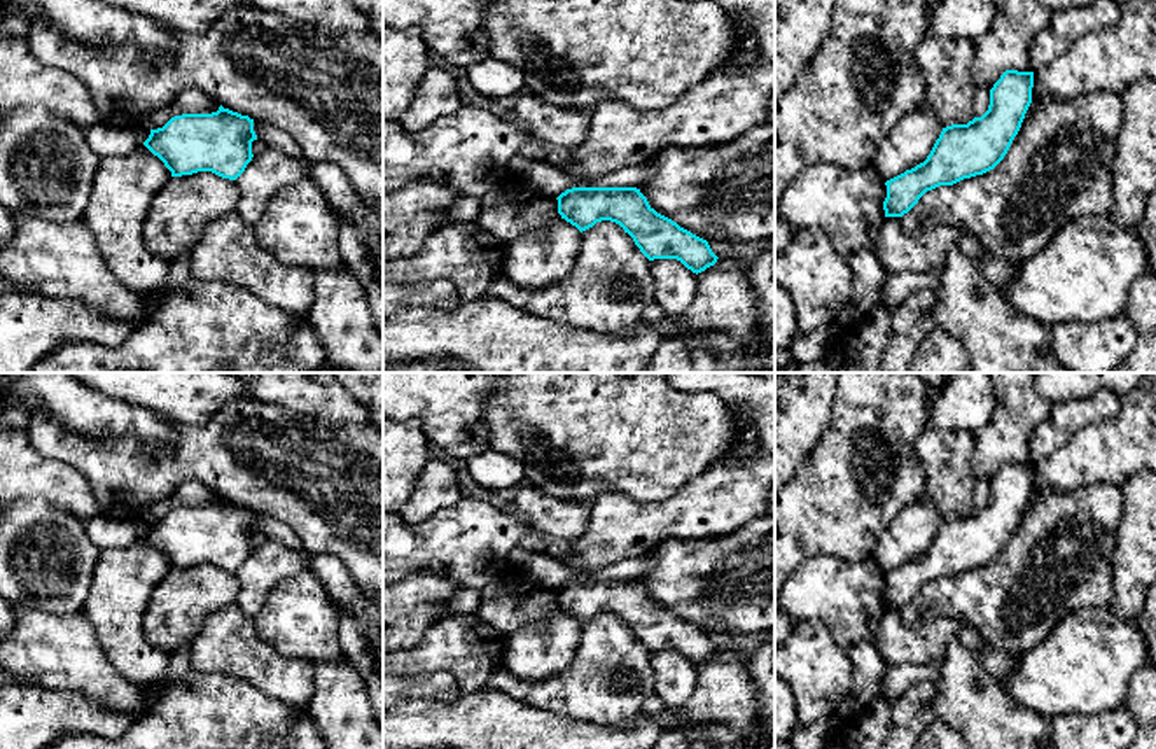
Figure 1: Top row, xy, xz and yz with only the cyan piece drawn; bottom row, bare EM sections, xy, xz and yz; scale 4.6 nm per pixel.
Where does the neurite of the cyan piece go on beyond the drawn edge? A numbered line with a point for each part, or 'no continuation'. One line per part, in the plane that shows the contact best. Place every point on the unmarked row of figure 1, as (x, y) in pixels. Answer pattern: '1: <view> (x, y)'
no continuation

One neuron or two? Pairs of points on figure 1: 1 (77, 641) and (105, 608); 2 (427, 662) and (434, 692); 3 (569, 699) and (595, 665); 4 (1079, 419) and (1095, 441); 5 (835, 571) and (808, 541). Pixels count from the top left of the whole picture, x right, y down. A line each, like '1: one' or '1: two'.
1: two
2: two
3: one
4: two
5: two

